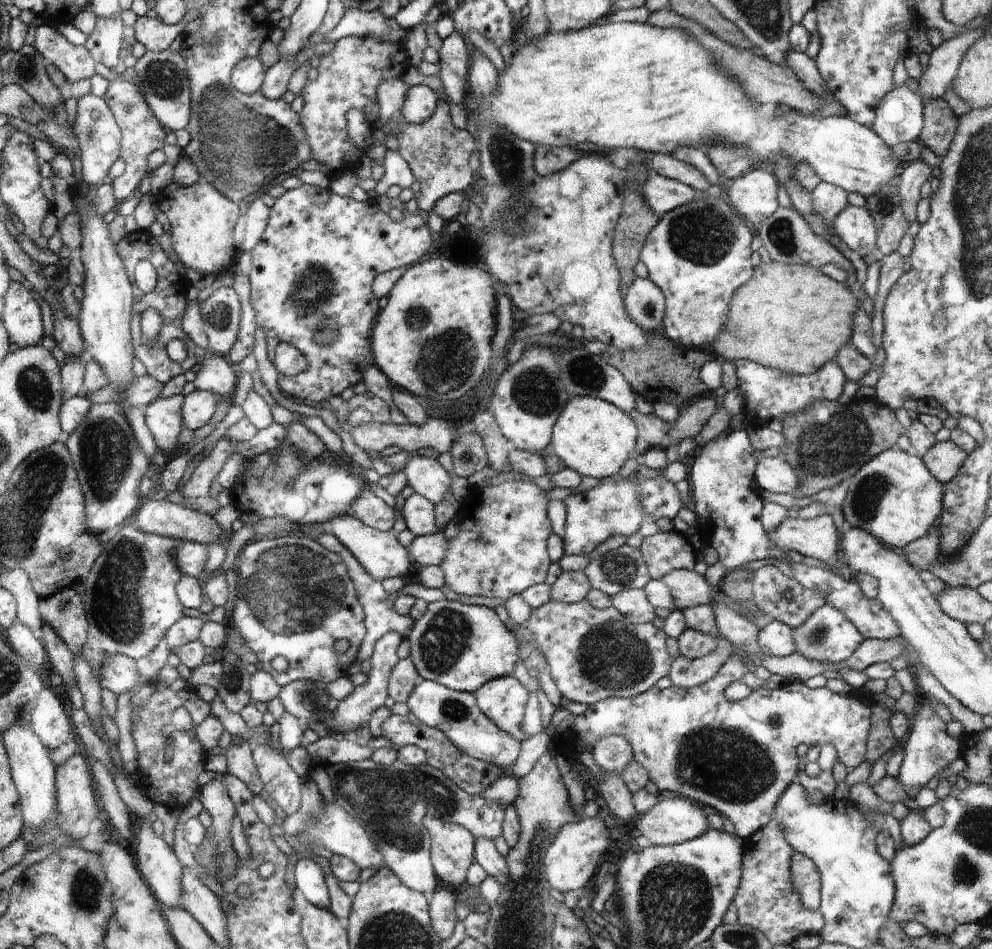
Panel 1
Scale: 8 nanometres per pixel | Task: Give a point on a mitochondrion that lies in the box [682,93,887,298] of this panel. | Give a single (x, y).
(782, 238)

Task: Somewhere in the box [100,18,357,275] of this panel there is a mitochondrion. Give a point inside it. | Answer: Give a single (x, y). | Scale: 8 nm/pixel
(239, 145)

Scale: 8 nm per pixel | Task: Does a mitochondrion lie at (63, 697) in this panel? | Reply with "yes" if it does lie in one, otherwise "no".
no

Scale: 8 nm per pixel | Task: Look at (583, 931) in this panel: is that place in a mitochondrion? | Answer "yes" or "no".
no

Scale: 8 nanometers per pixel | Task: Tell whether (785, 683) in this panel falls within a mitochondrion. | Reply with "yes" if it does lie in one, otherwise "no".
no

